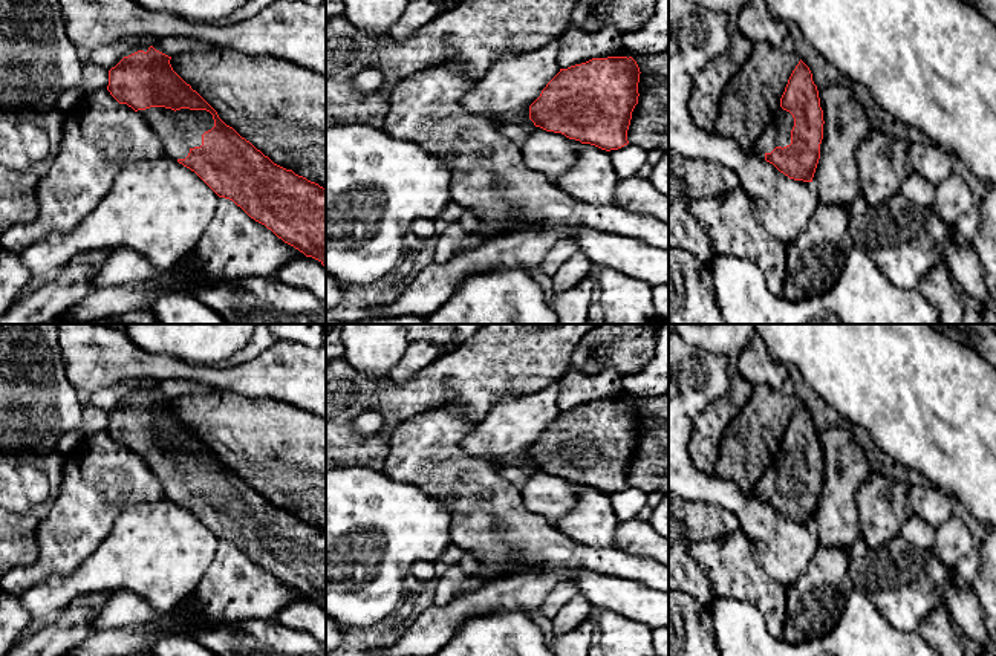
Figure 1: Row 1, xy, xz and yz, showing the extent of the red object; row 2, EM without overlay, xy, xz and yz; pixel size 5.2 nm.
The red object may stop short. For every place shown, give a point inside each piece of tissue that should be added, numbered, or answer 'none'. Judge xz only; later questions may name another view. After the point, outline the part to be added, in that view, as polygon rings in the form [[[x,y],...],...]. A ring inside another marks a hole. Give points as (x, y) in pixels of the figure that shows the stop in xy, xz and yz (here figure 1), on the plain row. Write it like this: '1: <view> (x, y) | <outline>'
none

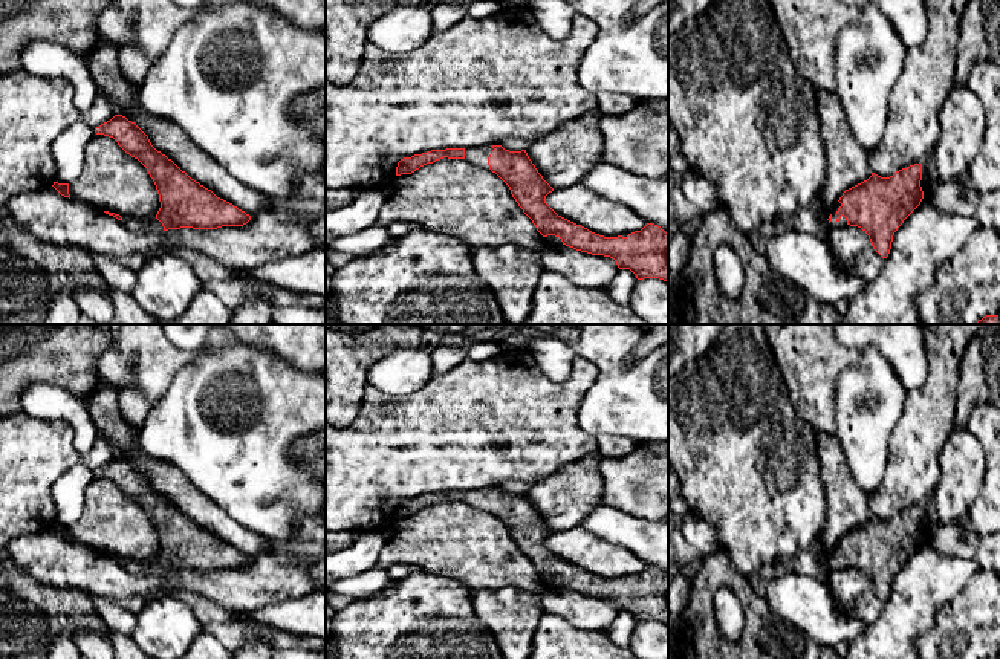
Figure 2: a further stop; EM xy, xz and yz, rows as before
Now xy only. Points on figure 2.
1: xy (133, 566) | [[[156,558],[151,560],[151,561],[145,561],[145,560],[122,560],[121,564],[130,573],[154,573],[154,575],[164,573],[164,569],[156,561]]]

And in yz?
1: yz (843, 564) | [[[839,544],[833,549],[830,570],[839,570],[839,569],[846,569],[847,567],[847,563],[846,563],[844,558],[841,558],[839,563],[835,561],[835,557],[836,557],[839,549],[841,549]]]

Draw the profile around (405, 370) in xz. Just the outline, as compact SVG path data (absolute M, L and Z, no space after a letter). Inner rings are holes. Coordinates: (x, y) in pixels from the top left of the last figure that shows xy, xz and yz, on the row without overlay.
M420 347L398 349L369 370L369 384L390 396L414 393L431 378L430 353Z

